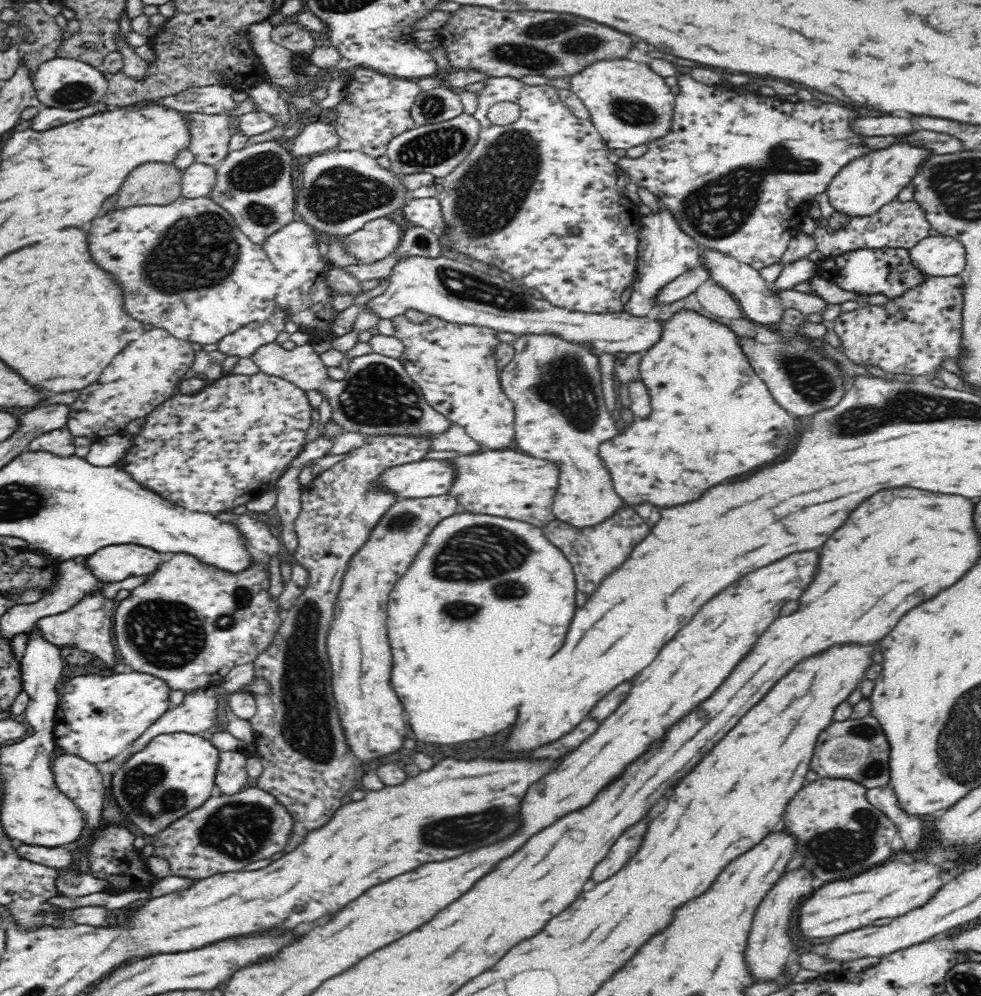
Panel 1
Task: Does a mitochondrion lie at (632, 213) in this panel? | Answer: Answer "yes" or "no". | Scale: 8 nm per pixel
no

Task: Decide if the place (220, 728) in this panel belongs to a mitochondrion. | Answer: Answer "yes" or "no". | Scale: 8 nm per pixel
no

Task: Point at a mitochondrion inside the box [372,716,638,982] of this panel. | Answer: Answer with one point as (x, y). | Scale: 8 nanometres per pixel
(467, 830)

